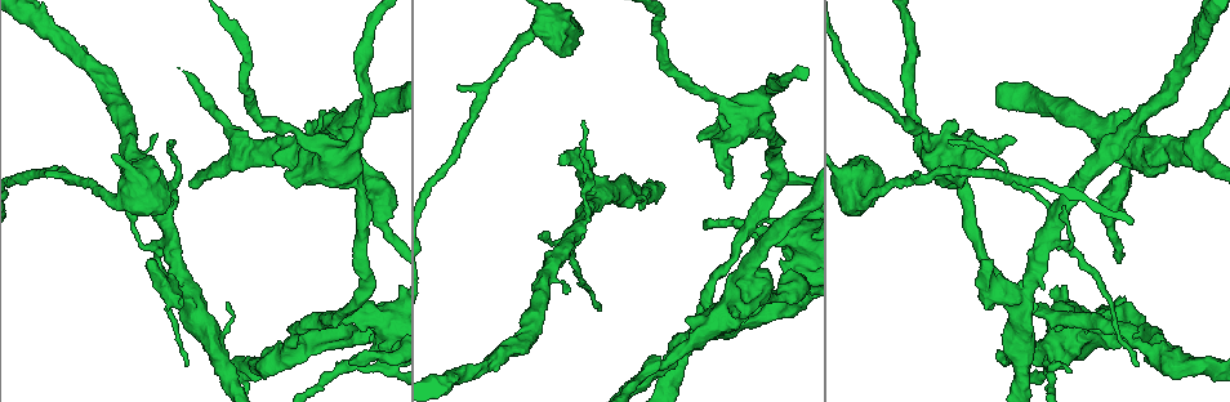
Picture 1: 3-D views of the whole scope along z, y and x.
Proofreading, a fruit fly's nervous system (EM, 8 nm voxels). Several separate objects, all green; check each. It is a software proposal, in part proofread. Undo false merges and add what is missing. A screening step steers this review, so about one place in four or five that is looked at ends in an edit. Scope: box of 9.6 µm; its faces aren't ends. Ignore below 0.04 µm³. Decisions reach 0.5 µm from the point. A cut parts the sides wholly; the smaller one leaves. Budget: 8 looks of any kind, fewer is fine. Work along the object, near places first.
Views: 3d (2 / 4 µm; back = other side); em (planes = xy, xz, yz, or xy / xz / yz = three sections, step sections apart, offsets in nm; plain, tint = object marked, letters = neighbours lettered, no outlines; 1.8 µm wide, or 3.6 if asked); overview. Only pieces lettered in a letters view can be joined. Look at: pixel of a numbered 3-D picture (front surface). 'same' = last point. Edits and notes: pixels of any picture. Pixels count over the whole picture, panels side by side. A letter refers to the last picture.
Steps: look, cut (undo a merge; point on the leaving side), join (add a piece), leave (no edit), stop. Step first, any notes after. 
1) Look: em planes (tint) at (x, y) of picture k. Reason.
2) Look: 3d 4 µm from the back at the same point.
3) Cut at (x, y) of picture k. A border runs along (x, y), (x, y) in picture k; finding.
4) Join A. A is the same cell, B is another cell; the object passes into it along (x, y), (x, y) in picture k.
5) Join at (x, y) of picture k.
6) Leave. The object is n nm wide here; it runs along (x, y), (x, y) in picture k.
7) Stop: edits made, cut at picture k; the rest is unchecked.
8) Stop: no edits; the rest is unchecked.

Look: 3d 4 µm at (598, 193) of picture 1. Two arms in line, one across.

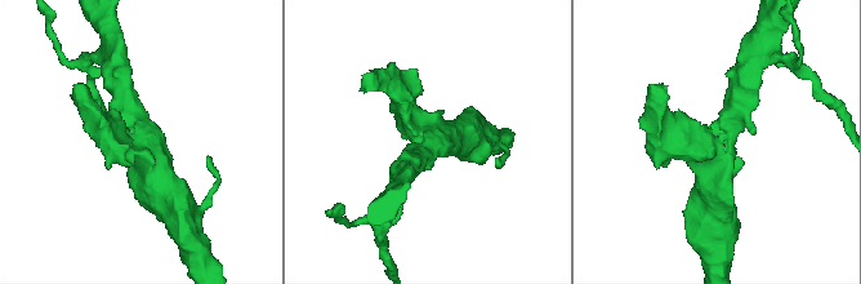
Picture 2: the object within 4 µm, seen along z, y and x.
Look: em planes (plain) at (715, 144) of picture 2. 3 arms meet here; the arms are 340, 340, 480 nm wide; now the EM.

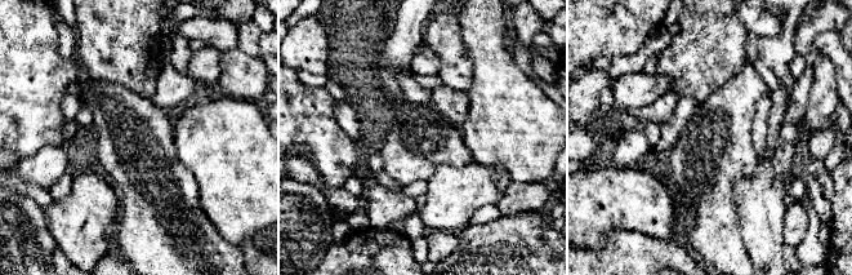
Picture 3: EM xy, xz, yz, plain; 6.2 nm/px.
Look: em planes (letters) at the same point.

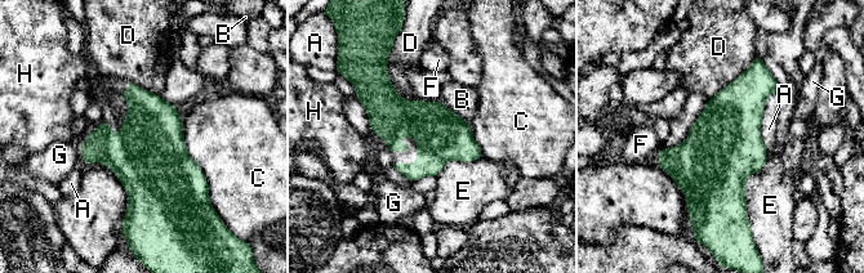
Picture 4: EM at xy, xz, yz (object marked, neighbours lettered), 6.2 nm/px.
Leave. A, B, C, D, E, F, G and H are other cells; a border runs along (767, 152), (746, 180), (748, 220) in picture 4; all the same neuron.

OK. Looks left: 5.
Look: em 3.6 µm planes (tint) at (1050, 361) of picture 1.

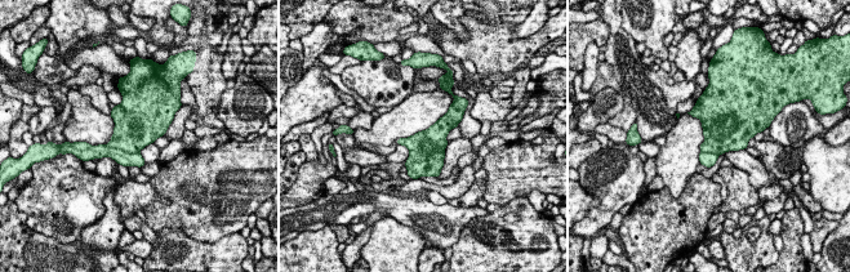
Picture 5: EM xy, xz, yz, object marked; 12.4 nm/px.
Look: em 3.6 µm planes (letters) at the same point. What lies round it.

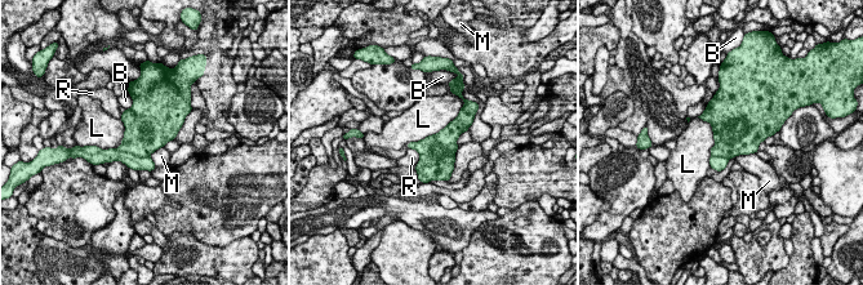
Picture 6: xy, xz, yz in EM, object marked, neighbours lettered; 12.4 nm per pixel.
Cut at (136, 163) of picture 6. The object is 440 nm wide here; B, L, M and R are other cells; two neurons meet here.

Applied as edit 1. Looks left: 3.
Look: em planes (tint) at (251, 149) of picture 1. Branch point.

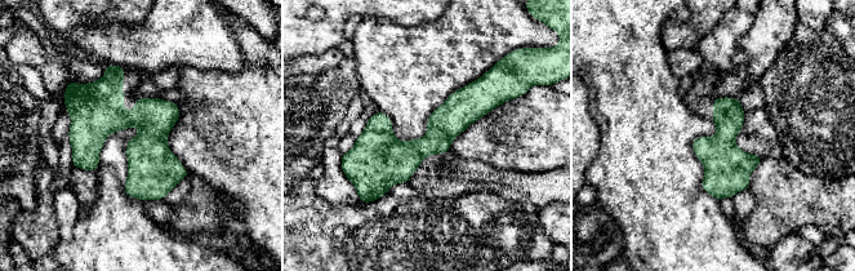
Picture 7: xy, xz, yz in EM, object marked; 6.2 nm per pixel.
Look: em planes (letters) at the same point.

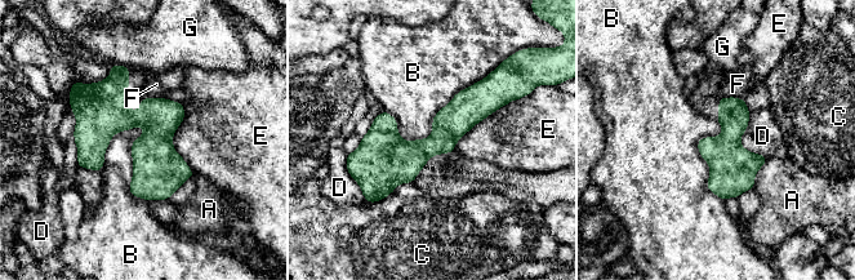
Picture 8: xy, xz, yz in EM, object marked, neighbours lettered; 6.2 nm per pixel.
Leave. A, B, C, D, E, F and G are other cells; it runs along (501, 102), (412, 156), (357, 156) in picture 8; all the same neuron.

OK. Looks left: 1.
Look: em planes (letters) at (767, 132) of picture 1. Thick turns thin.

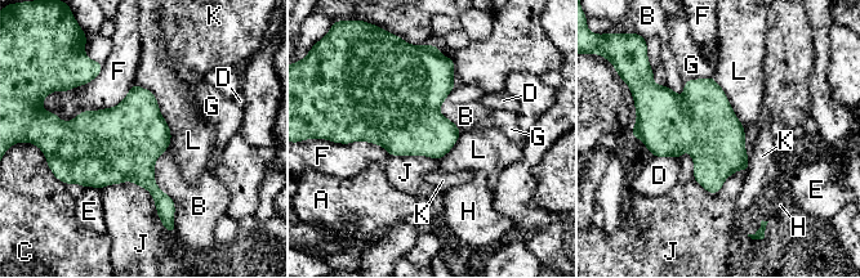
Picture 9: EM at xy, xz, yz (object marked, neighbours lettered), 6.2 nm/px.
Leave. The object is 400 nm wide here; A, B, C, D, E, F, G, H, J, K and L are other cells; a border runs along (134, 83), (154, 94), (170, 143) in picture 9; one neuron here.

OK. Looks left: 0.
Stop: edits made, cut at picture 6; the rest is unchecked.

